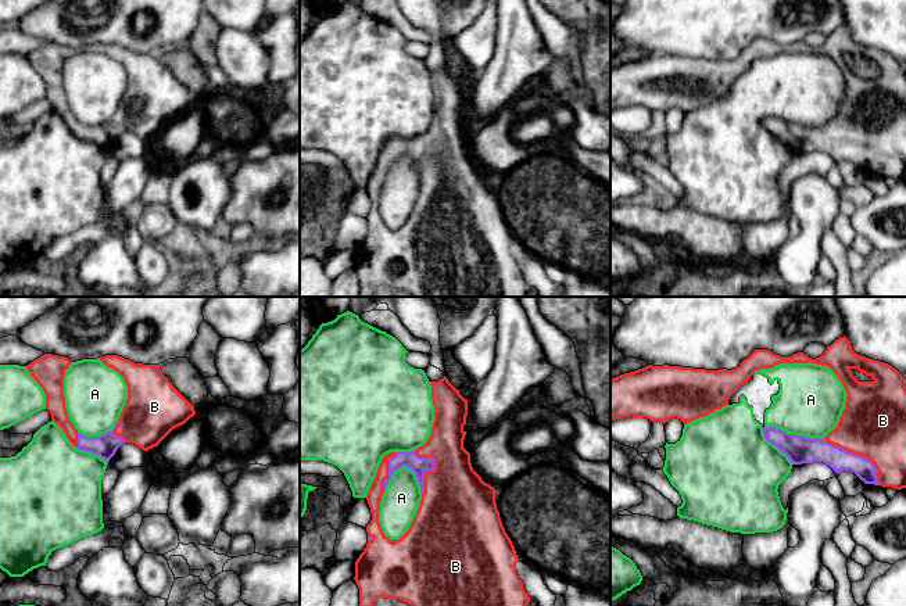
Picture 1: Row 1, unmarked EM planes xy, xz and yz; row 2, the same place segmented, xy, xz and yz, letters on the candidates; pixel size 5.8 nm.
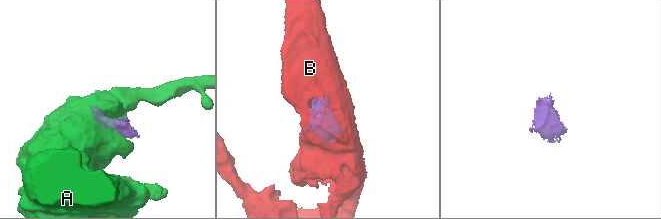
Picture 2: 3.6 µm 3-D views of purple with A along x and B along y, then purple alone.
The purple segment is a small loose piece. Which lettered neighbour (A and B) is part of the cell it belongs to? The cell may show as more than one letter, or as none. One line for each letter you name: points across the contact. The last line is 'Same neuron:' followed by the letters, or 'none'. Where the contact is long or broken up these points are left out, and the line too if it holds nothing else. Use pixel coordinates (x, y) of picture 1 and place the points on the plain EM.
Same neuron: B

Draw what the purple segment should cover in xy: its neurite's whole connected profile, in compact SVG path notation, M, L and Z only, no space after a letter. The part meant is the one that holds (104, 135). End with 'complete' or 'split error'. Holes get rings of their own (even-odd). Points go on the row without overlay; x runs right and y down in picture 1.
M44 43L25 55L46 83L51 111L62 118L78 139L107 151L123 132L147 141L196 104L194 96L162 64L160 54L135 53L118 44L99 49L117 60L128 75L128 89L118 111L110 122L99 126L80 123L69 110L64 86L64 65L72 53L68 47Z; split error

